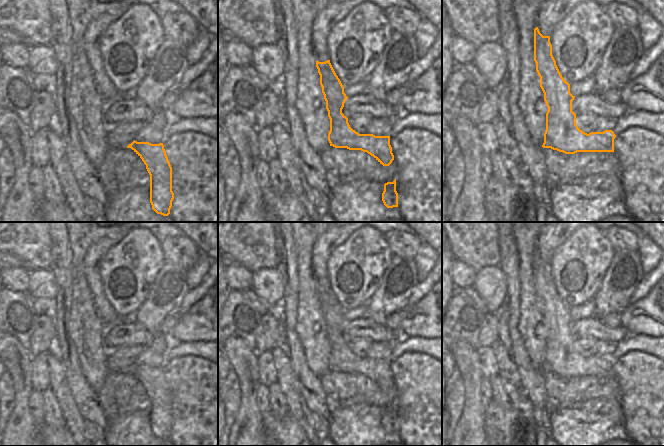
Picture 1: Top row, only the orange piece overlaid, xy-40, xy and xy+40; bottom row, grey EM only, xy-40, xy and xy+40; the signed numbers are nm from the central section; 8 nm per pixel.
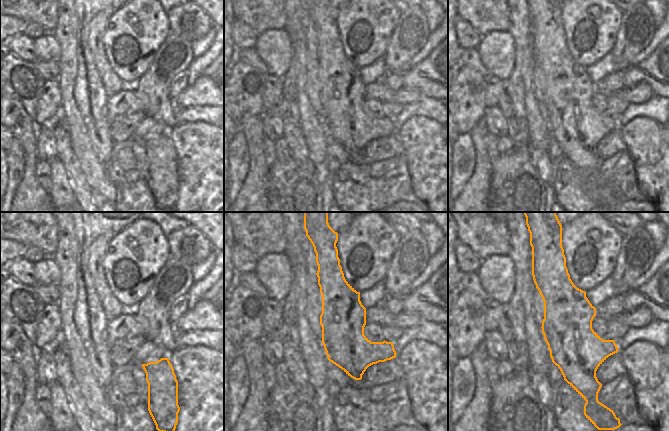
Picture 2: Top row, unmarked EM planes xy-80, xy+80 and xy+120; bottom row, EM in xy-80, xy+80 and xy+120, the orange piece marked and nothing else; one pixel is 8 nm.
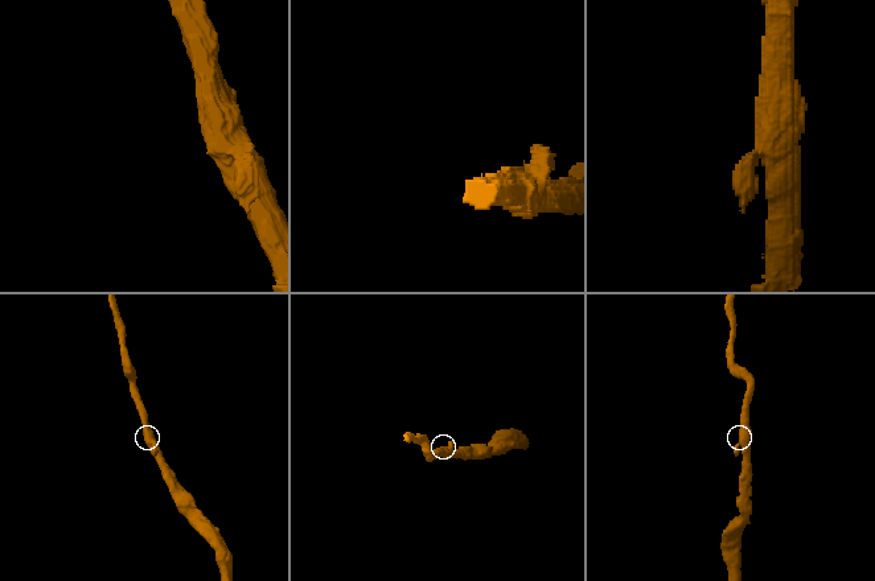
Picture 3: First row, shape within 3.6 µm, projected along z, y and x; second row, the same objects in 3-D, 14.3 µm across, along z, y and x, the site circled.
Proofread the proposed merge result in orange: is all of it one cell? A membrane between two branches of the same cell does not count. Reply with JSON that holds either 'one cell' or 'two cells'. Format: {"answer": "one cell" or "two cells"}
{"answer": "one cell"}

